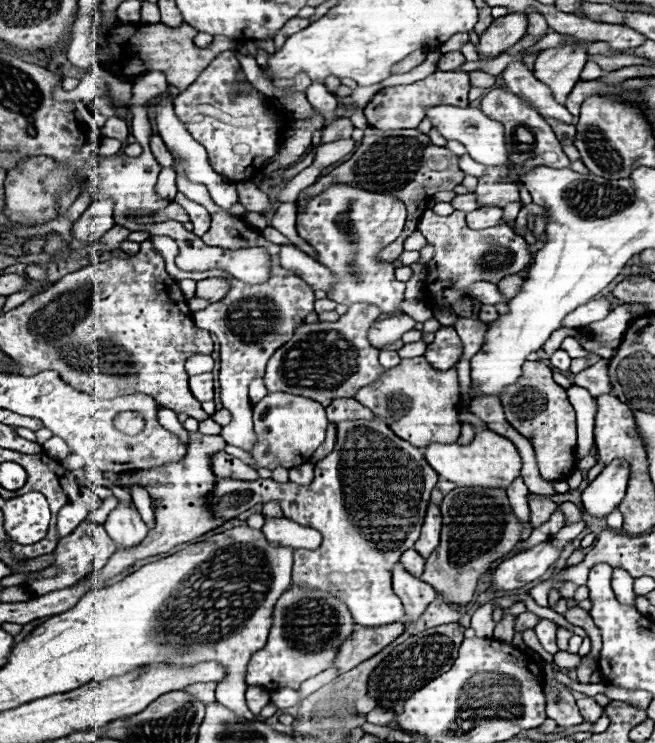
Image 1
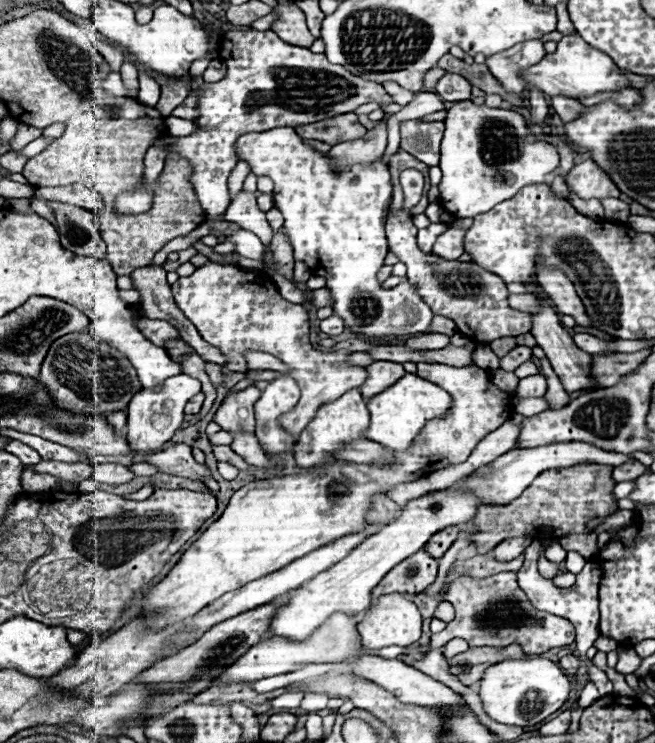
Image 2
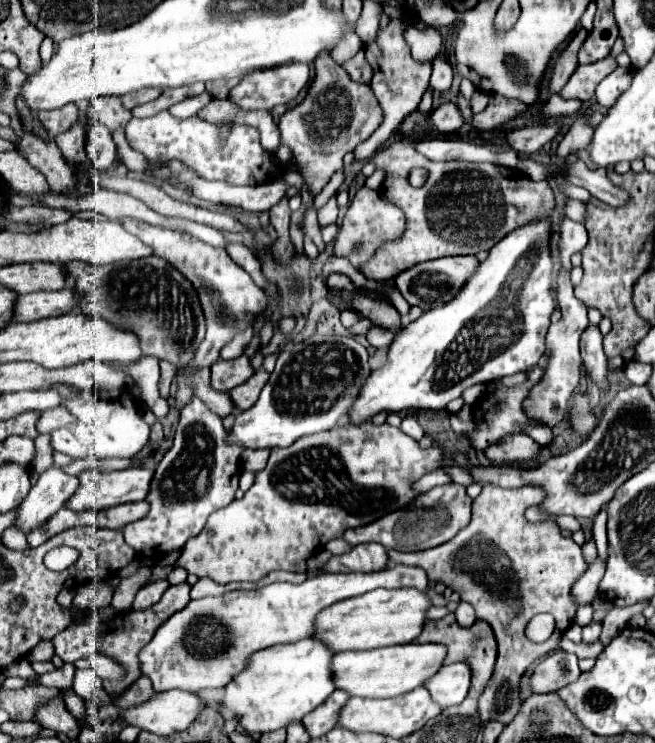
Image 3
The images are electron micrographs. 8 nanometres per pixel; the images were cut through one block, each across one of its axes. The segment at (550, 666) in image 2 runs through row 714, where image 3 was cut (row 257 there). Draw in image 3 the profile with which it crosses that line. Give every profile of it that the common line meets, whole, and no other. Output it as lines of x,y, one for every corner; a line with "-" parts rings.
546,218
510,232
490,250
490,256
452,302
422,314
396,334
386,350
384,366
372,370
368,384
364,384
356,404
348,410
348,422
362,424
362,420
370,420
378,412
400,412
406,408
440,410
450,400
460,398
468,386
488,384
516,372
532,370
544,356
544,338
550,326
550,314
556,306
550,288
552,270
550,224

